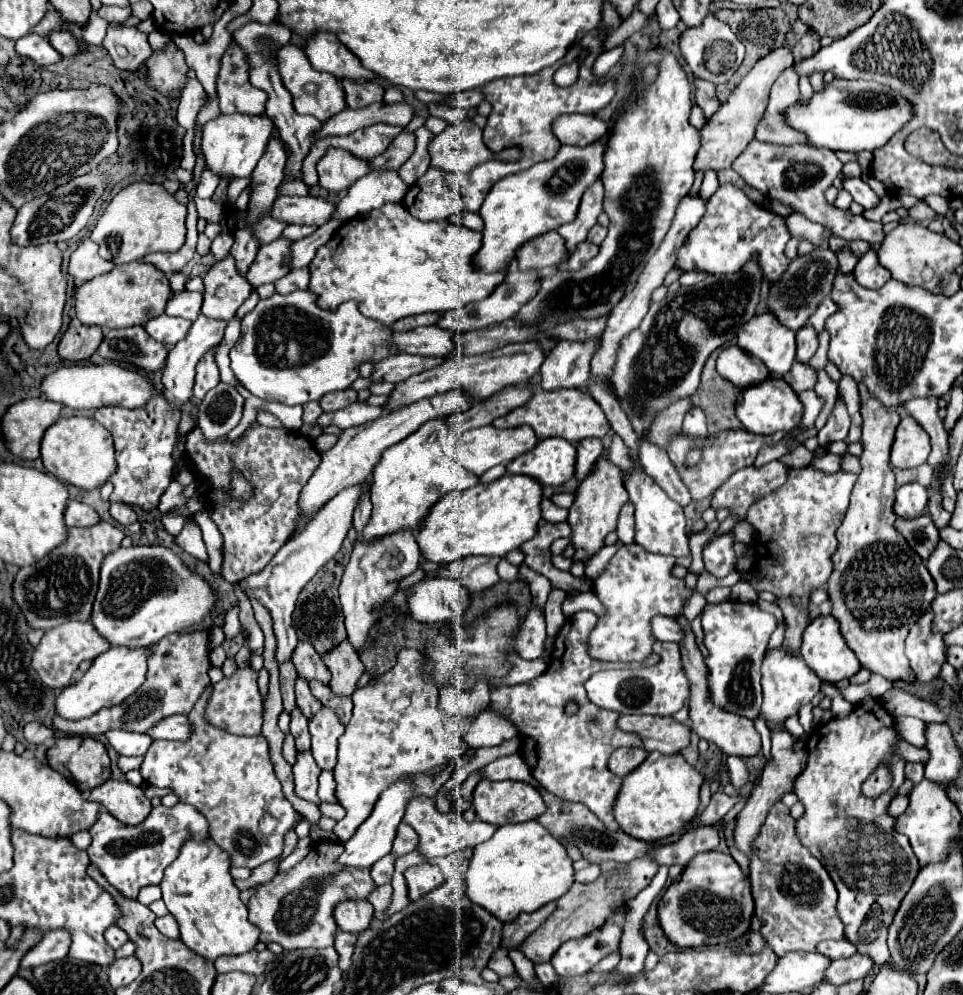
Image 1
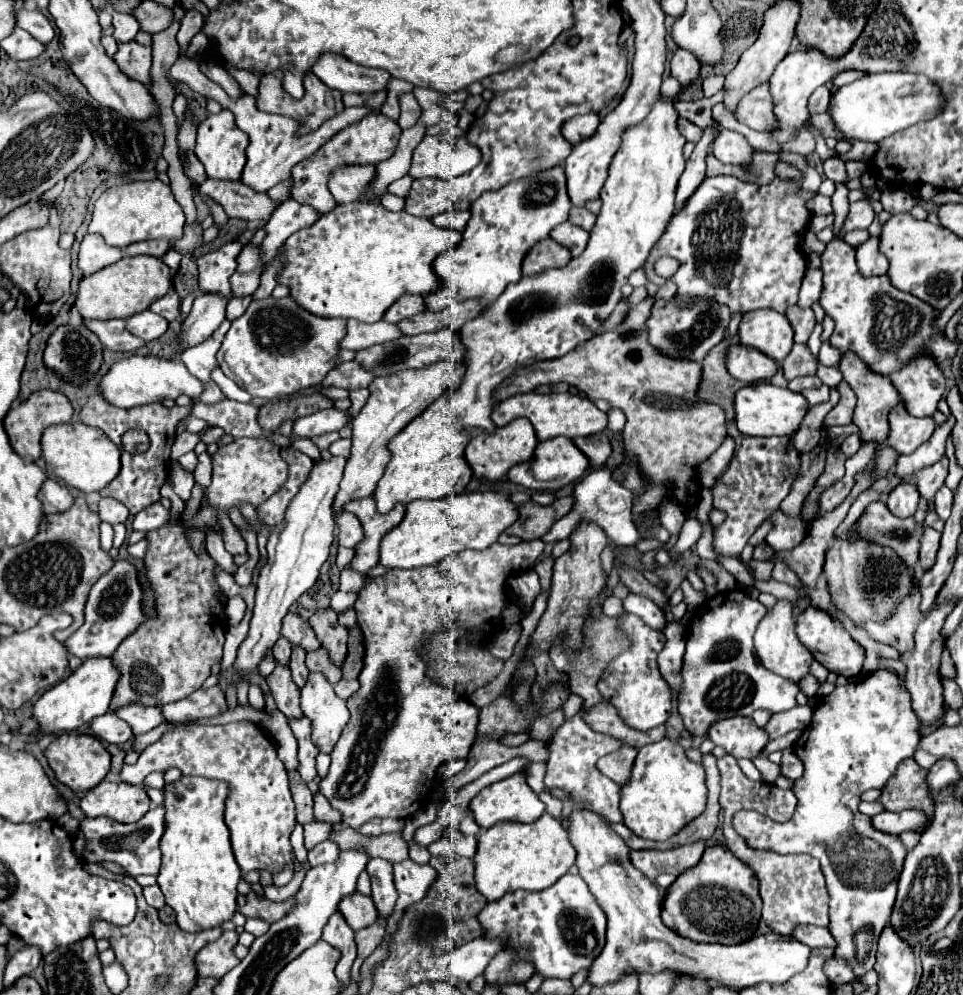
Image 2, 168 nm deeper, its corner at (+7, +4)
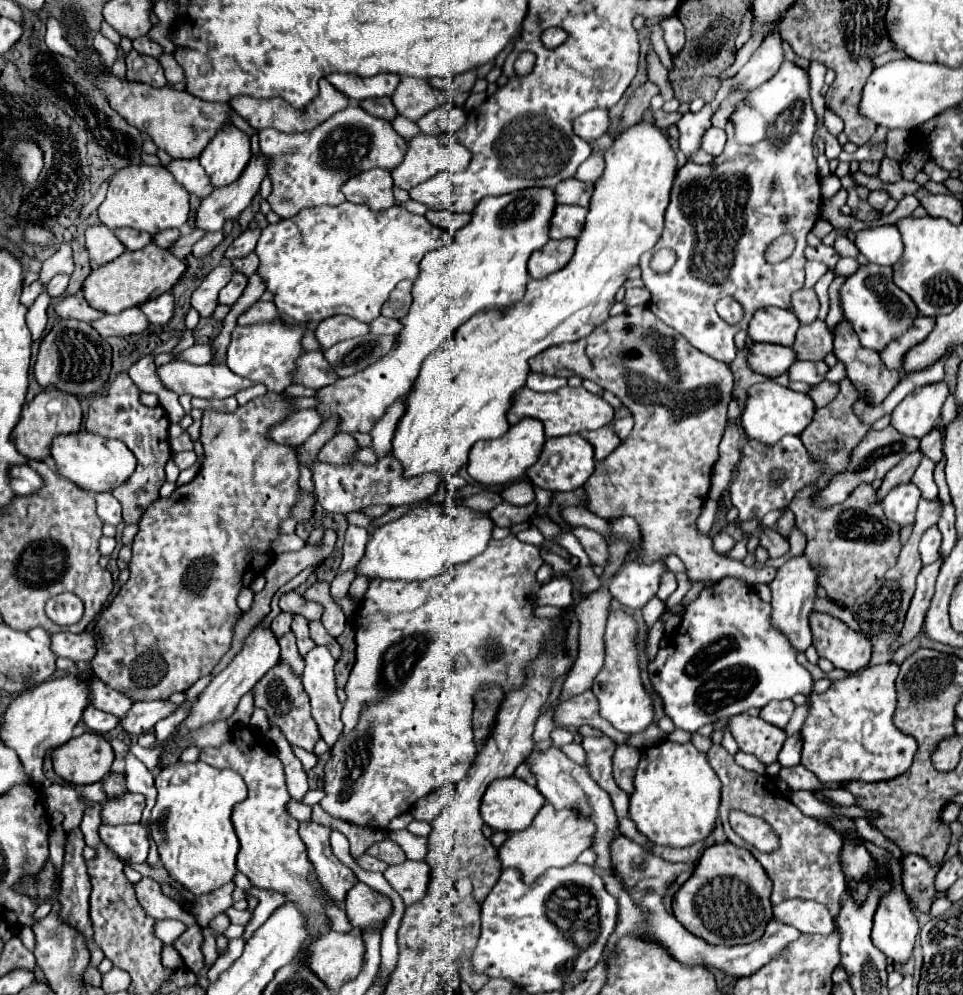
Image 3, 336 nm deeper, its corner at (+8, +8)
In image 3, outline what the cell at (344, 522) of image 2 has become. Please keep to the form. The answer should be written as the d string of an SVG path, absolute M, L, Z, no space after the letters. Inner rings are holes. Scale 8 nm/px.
M349 526L345 532L345 544L343 544L343 560L337 570L337 574L343 574L357 566L361 556L365 554L365 544L369 540L369 532L359 526Z

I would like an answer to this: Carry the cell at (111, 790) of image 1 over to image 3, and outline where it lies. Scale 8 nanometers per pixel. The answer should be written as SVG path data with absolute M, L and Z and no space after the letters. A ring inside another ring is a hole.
M125 794L117 804L103 804L103 824L119 826L119 824L137 824L141 820L141 812L145 808L143 794Z

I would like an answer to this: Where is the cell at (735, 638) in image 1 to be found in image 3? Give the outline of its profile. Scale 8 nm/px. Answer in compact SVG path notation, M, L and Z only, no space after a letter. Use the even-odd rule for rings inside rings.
M725 576L725 578L721 578L717 584L705 586L705 588L699 592L699 596L695 598L695 602L691 602L691 604L685 608L683 622L679 624L679 628L677 628L675 634L671 636L667 648L661 648L659 654L657 654L657 658L655 658L653 662L649 662L649 678L651 678L653 690L655 690L657 696L663 700L663 710L665 710L665 714L673 720L675 728L681 728L681 730L687 730L687 732L697 732L697 730L699 730L701 726L705 726L705 724L715 724L715 722L721 722L721 720L729 720L731 716L741 714L743 710L747 712L747 710L753 708L753 706L755 706L755 708L763 708L763 706L769 704L771 700L789 700L789 698L793 698L795 694L805 694L805 696L807 696L807 694L813 690L813 684L815 684L813 676L797 662L797 652L791 648L787 636L785 636L781 630L773 628L773 624L771 624L771 604L763 602L763 600L747 586L745 580L733 578L733 576Z

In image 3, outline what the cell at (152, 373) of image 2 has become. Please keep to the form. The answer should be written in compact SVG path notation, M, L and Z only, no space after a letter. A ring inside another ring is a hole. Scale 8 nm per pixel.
M171 362L157 368L157 374L175 394L191 394L207 400L223 400L255 386L255 382L237 376L225 364L195 366L189 362Z

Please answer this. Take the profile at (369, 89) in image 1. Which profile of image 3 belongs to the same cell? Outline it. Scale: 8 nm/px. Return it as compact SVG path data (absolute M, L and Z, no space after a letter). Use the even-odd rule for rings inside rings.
M377 98L377 100L363 100L359 102L359 106L363 110L367 110L369 114L377 116L377 118L383 118L387 122L393 122L397 118L397 110L391 102L391 98Z

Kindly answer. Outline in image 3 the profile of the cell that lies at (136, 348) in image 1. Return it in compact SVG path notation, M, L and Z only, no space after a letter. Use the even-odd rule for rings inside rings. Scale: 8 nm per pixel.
M65 294L59 302L55 302L55 312L59 318L63 320L69 320L69 318L75 318L75 320L83 320L83 322L93 322L97 318L103 316L103 312L95 310L89 306L89 302L83 298L83 296L77 296L77 294Z

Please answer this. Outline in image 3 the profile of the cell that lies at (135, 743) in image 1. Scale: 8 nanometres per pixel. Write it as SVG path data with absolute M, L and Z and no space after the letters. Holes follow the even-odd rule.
M91 704L85 708L85 712L83 712L83 720L85 720L85 724L91 728L91 730L95 730L95 732L99 732L99 734L105 734L105 732L109 732L109 730L113 730L115 726L117 726L117 716L109 716L107 712L101 712L101 710L97 710L97 708L93 708Z

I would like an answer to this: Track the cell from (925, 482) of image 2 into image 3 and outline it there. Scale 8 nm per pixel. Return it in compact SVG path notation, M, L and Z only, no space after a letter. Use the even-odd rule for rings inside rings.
M939 422L939 426L935 426L929 434L925 434L921 438L921 452L931 458L933 462L937 462L943 456L943 432L941 432L943 424Z

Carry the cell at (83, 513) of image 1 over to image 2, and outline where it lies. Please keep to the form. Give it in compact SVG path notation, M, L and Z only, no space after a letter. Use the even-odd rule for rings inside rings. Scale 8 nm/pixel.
M48 478L46 488L42 488L42 504L46 508L46 514L58 514L72 508L74 496L64 484Z

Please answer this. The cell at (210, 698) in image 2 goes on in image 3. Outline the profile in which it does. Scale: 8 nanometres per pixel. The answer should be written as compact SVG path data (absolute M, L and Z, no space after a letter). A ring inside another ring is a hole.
M157 700L157 702L133 702L129 712L119 720L119 724L129 734L143 734L151 730L161 718L167 718L175 712L175 704L169 700Z

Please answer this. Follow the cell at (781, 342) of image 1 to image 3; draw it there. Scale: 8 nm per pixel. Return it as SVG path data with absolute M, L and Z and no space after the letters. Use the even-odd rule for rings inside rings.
M763 308L753 316L749 324L749 336L755 342L791 346L795 342L797 328L799 328L799 320L791 310Z

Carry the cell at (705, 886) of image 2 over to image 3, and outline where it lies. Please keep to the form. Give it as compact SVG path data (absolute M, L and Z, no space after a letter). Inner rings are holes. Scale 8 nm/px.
M731 842L709 846L693 876L679 888L673 904L673 914L689 932L703 938L713 946L737 946L749 944L763 936L765 926L773 920L771 906L773 882L765 874L763 866L753 860L749 850L743 850Z

